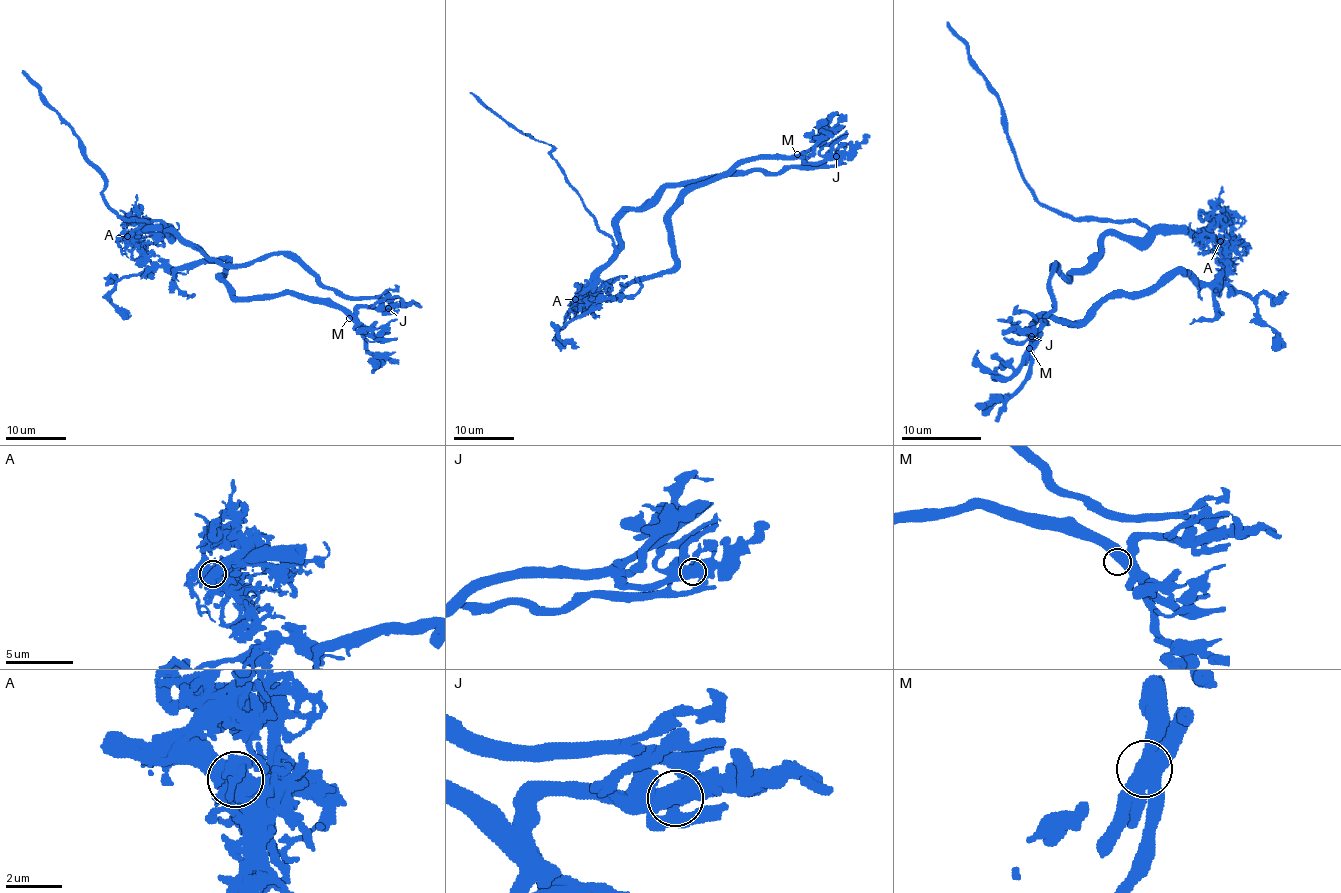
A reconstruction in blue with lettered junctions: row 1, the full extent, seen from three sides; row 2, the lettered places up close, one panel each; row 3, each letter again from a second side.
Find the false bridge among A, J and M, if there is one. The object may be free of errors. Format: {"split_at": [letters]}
{"split_at": ["J"]}

